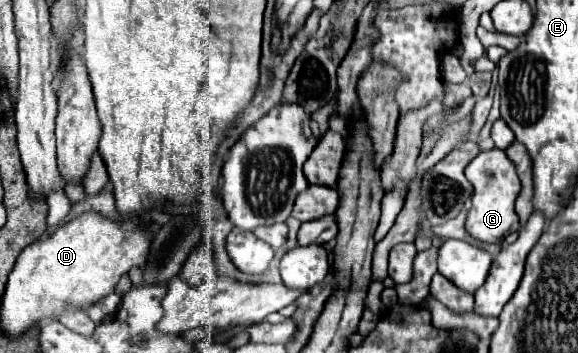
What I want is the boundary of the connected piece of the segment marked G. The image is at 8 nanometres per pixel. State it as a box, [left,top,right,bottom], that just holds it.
[465,148,521,244]

